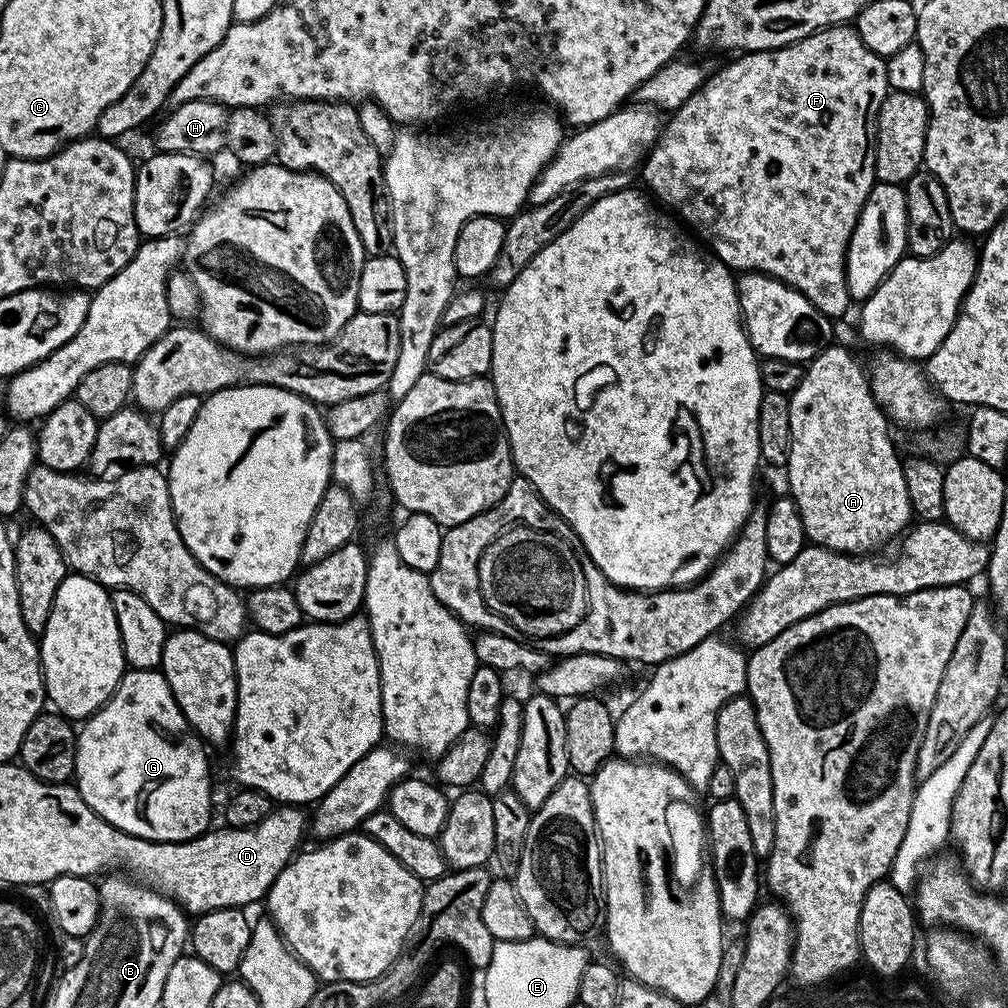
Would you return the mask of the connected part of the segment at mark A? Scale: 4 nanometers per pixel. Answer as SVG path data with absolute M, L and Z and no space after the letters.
M829 346L825 348L805 367L802 382L790 393L790 438L792 441L790 442L790 454L786 465L789 488L787 488L787 491L795 500L798 510L802 514L804 535L811 543L818 544L821 548L829 548L835 552L868 554L875 549L872 548L875 544L880 544L883 540L894 539L893 541L895 541L913 523L914 513L910 497L907 494L906 480L903 478L902 456L896 453L896 448L892 445L892 436L888 433L890 421L872 395L869 373L864 368L860 369L859 362L850 353L852 352L847 347Z

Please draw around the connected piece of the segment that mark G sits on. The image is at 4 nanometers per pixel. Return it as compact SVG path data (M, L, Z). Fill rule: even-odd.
M128 670L120 677L120 684L110 699L102 705L94 715L83 721L76 738L76 771L74 773L74 787L80 797L90 806L90 810L97 812L105 824L114 826L131 836L143 840L154 840L157 844L181 844L183 840L194 840L209 831L212 820L212 776L208 773L208 756L206 745L199 736L193 732L184 716L184 711L178 706L170 686L166 682L164 673L159 670L147 672L146 670Z

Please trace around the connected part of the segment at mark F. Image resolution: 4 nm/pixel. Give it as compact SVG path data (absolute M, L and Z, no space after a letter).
M837 26L824 28L821 32L815 32L798 42L788 44L785 48L775 48L769 52L745 52L729 60L732 61L725 68L720 68L717 72L715 69L705 80L704 85L681 108L671 113L672 121L669 124L667 121L655 144L648 149L642 160L644 180L649 188L647 191L661 205L669 204L673 208L671 209L673 213L680 212L679 219L711 249L729 270L735 270L740 274L761 272L767 276L773 276L775 280L781 280L783 284L788 284L794 290L801 292L822 315L829 318L843 317L845 315L843 312L847 310L848 304L850 305L844 269L848 243L854 234L854 226L858 222L862 206L872 187L878 183L876 179L876 123L882 102L890 91L885 57L871 52L866 42L862 42L855 27Z

